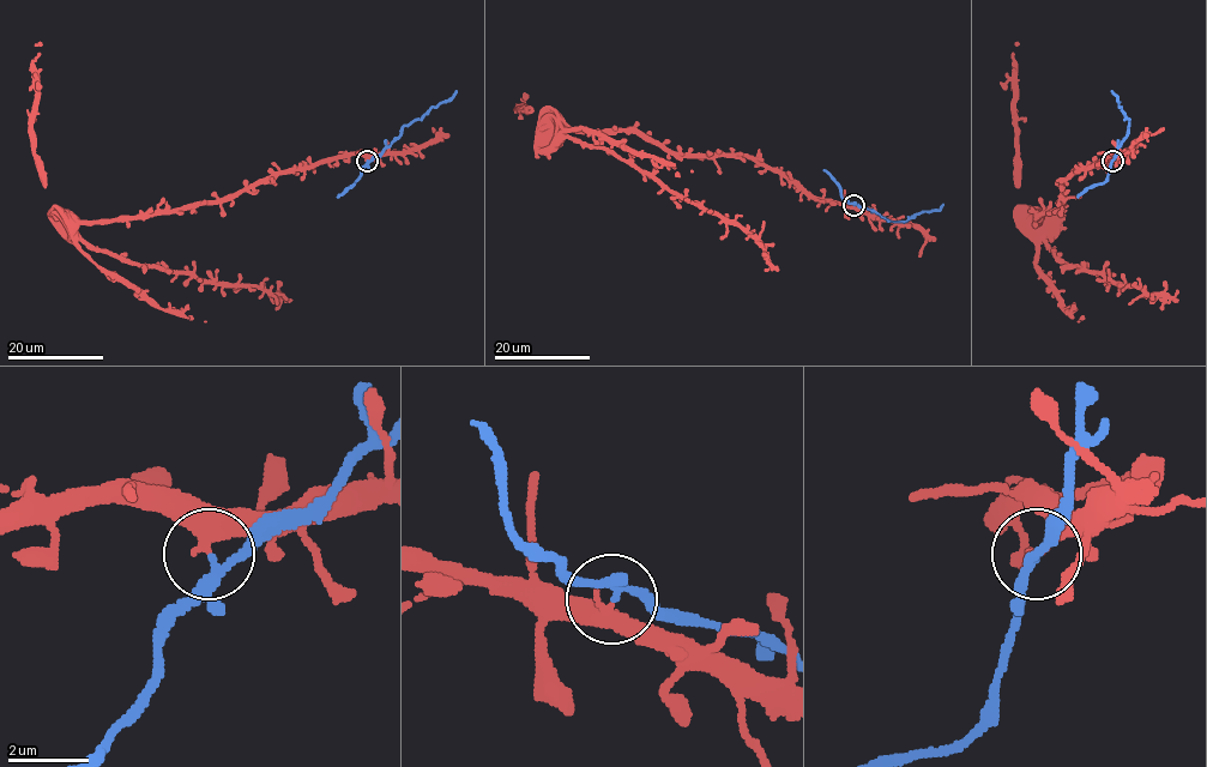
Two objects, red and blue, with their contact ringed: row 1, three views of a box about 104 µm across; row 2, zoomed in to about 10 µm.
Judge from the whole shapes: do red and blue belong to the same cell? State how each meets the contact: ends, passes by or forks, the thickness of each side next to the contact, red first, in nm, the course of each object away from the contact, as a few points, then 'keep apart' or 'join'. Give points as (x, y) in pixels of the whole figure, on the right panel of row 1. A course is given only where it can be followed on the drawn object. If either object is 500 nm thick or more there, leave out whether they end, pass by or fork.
red ends | blue passes by | 400/180 nm | red via (1114, 159), (1075, 171), (1063, 183), (1063, 203), (1036, 223), (1068, 265), (1148, 294), (1178, 290) | blue via (1112, 159), (1128, 134), (1129, 119), (1111, 90) | keep apart

